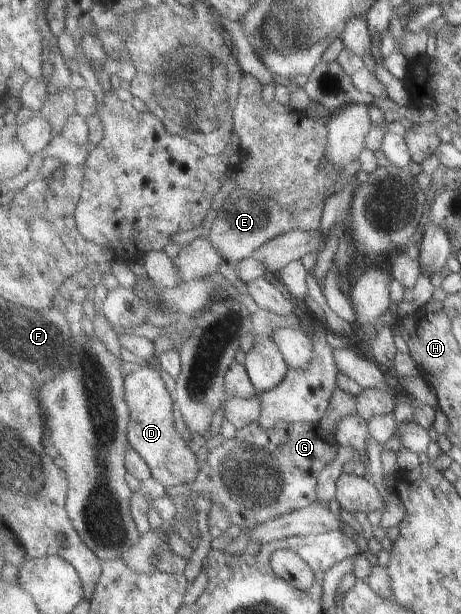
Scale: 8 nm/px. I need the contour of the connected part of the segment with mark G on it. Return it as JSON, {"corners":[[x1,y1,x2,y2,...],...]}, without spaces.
{"corners":[[296,421,295,423,279,423,274,429,264,430,259,422,253,422,244,428,237,429,235,437,222,440,222,444,212,449,207,455,207,462,199,472,199,478,188,485,188,493,184,493,176,501,177,512,185,520,189,528,198,520,198,496,206,493,209,496,210,508,215,502,230,516,229,524,237,524,242,530,249,530,278,518,292,511,299,511,315,502,319,478,323,470,339,456,339,442,334,433,326,432,319,423]]}

